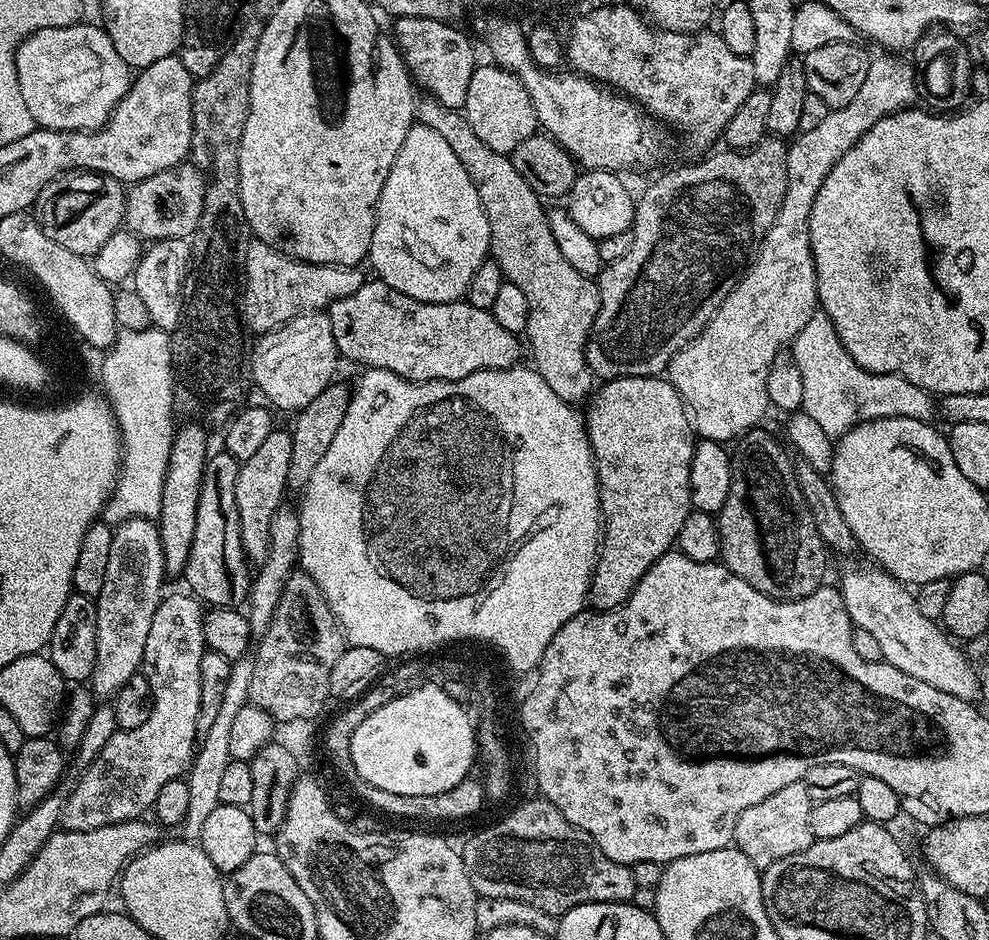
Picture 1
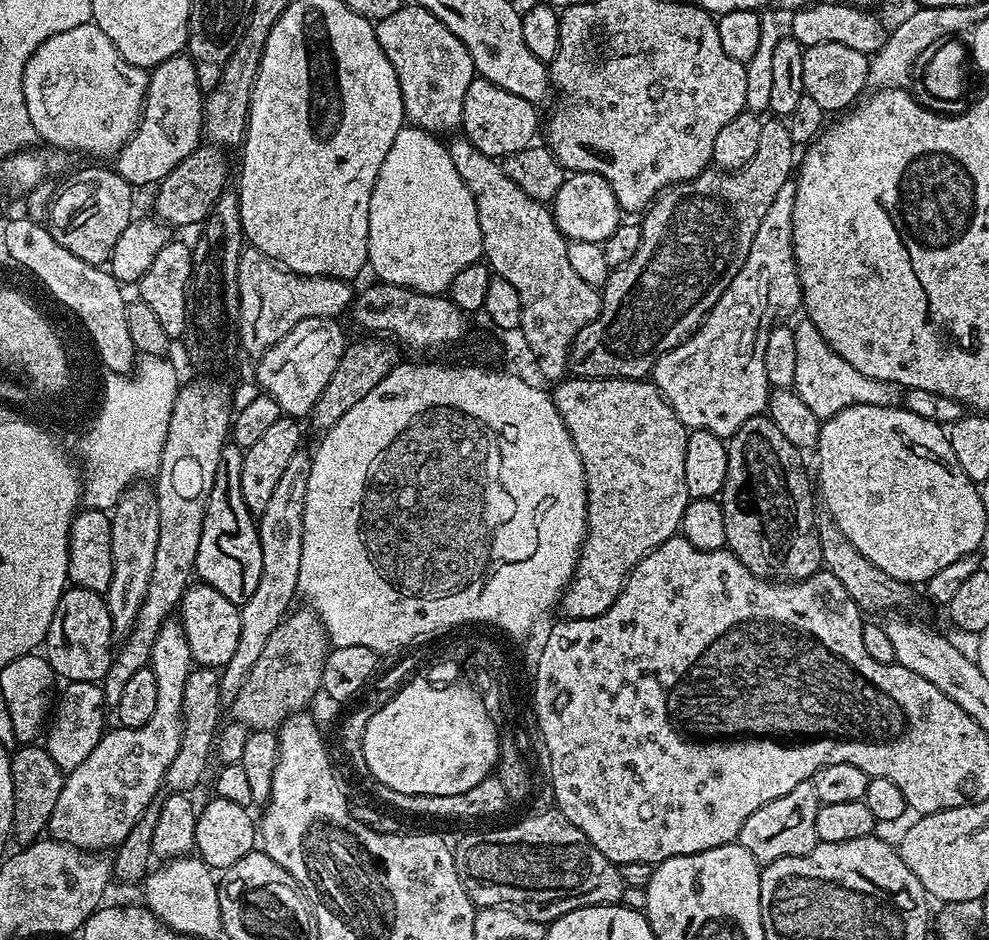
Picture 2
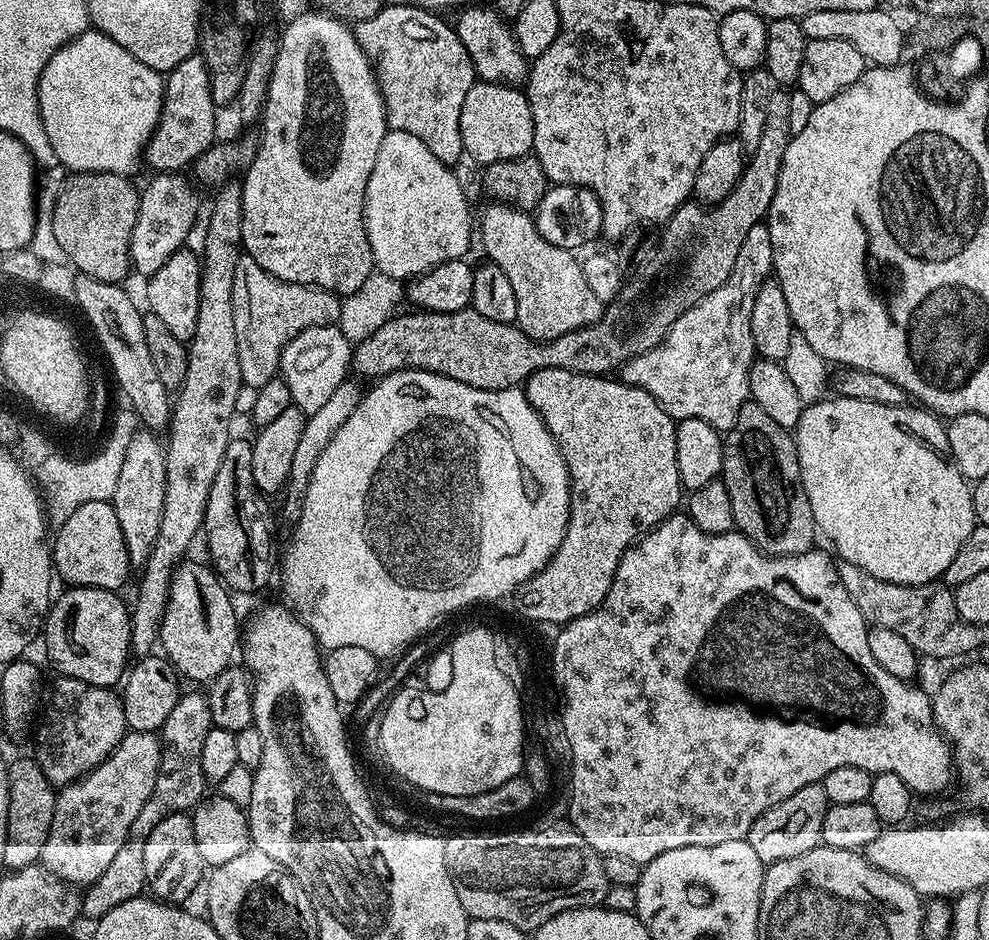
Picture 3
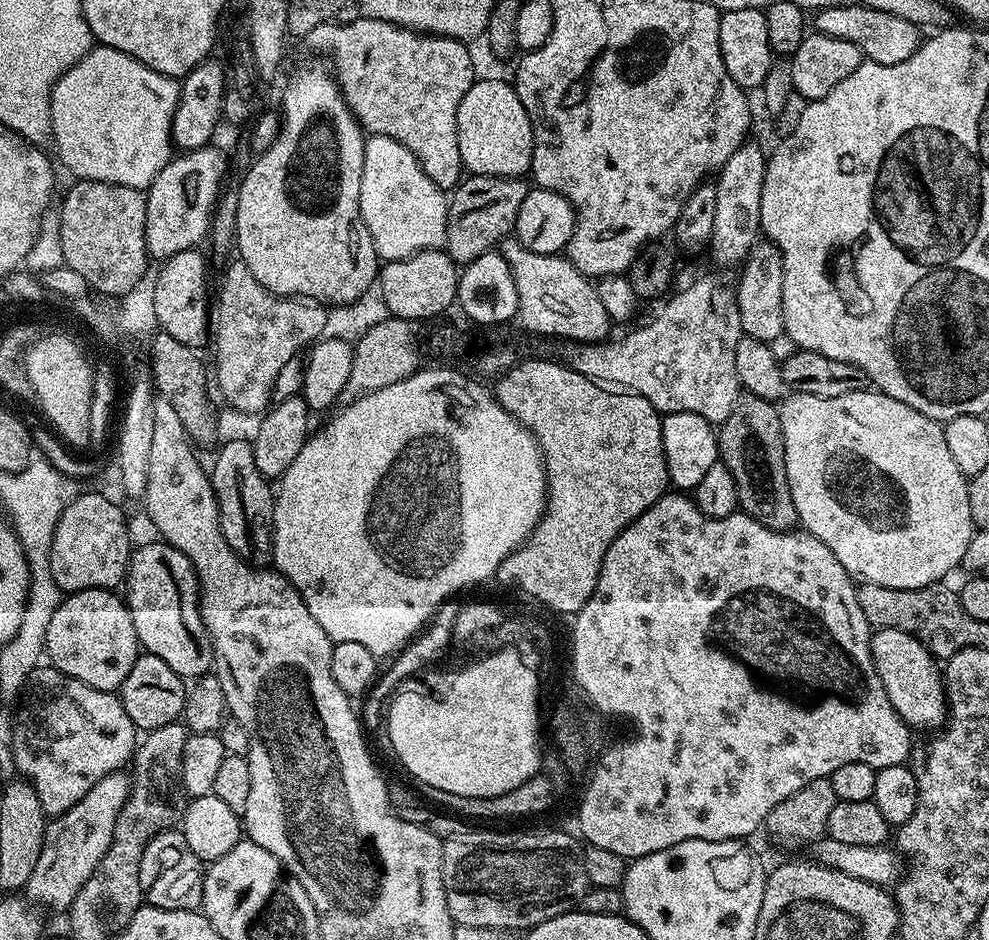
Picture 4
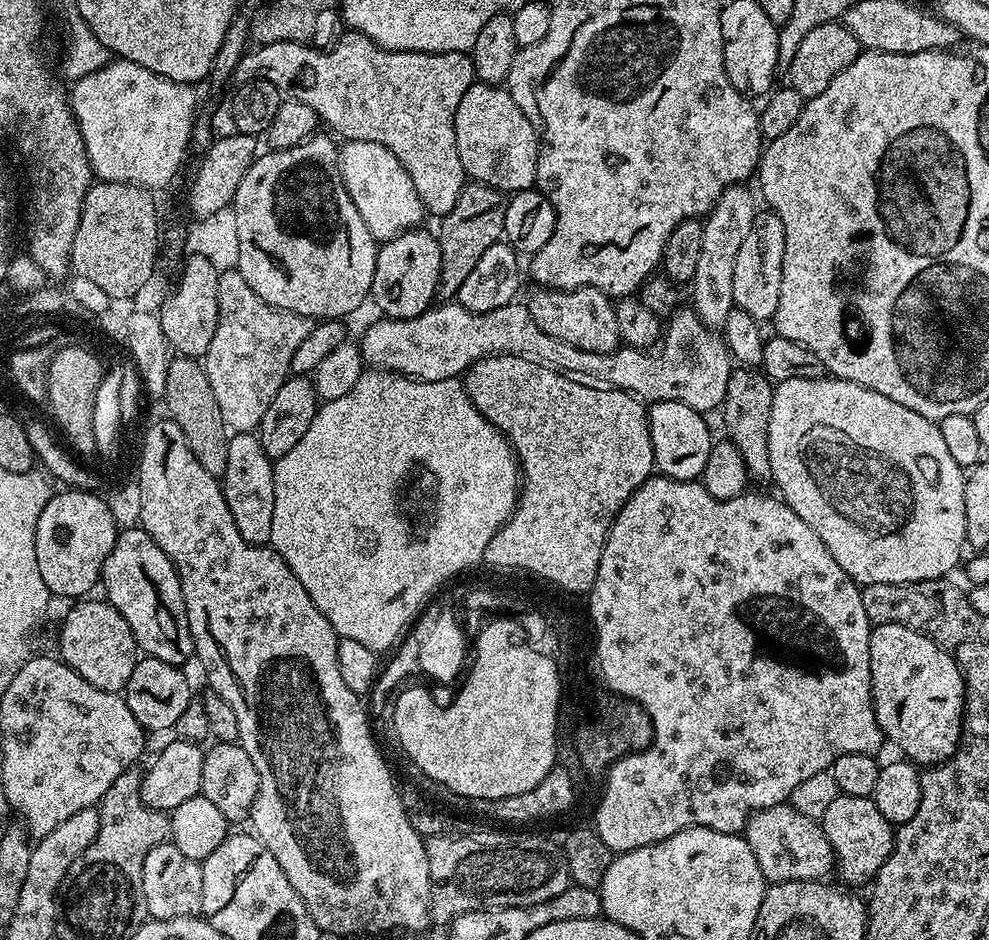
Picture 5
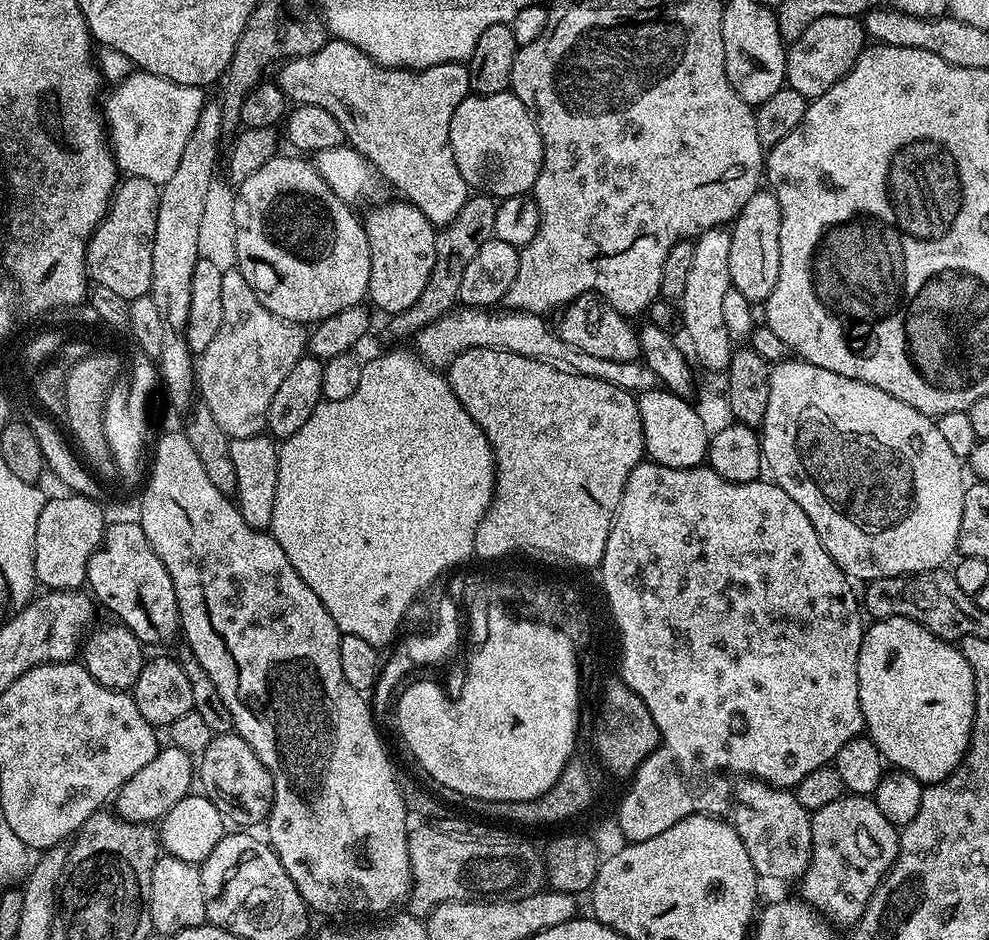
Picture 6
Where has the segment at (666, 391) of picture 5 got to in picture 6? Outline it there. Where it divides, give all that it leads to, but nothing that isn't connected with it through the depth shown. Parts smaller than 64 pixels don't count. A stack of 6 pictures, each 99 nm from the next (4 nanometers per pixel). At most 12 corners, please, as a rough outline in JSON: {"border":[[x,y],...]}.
{"border":[[461,307],[414,337],[447,369],[471,348],[501,348],[639,394],[647,364],[590,358],[543,315]]}

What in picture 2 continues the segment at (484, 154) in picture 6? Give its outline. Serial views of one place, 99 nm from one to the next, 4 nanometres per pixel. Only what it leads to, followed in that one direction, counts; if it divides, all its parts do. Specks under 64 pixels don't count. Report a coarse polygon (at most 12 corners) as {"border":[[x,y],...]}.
{"border":[[473,78],[462,132],[506,158],[535,141],[537,105]]}

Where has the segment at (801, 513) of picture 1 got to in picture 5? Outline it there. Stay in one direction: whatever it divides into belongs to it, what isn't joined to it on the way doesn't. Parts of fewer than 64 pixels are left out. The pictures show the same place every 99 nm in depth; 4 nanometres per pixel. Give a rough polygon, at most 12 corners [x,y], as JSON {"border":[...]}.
{"border":[[733,367],[722,405],[727,439],[753,481],[771,477],[773,381]]}

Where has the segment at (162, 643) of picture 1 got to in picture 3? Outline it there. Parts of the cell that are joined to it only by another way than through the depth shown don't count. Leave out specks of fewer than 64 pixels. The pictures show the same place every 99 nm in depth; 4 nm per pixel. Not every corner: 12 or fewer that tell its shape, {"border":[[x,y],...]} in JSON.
{"border":[[129,730],[57,791],[40,855],[69,886],[102,878],[154,790],[157,733]]}

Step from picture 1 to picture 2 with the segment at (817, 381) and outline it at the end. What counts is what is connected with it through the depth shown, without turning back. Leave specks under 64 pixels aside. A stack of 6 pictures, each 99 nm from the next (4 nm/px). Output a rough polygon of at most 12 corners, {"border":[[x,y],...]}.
{"border":[[795,325],[792,388],[822,422],[859,404],[890,408],[897,385],[866,378]]}

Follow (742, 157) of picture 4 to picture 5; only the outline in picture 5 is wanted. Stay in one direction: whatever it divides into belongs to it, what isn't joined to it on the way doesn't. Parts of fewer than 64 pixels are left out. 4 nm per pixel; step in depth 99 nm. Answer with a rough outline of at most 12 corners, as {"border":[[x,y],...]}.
{"border":[[744,184],[703,221],[690,307],[713,330],[734,307],[734,258],[758,211]]}

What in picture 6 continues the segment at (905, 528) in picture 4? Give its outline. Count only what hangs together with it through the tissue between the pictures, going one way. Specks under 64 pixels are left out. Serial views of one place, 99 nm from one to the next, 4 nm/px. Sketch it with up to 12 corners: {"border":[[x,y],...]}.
{"border":[[768,373],[762,460],[853,581],[943,569],[966,479],[935,419]]}

